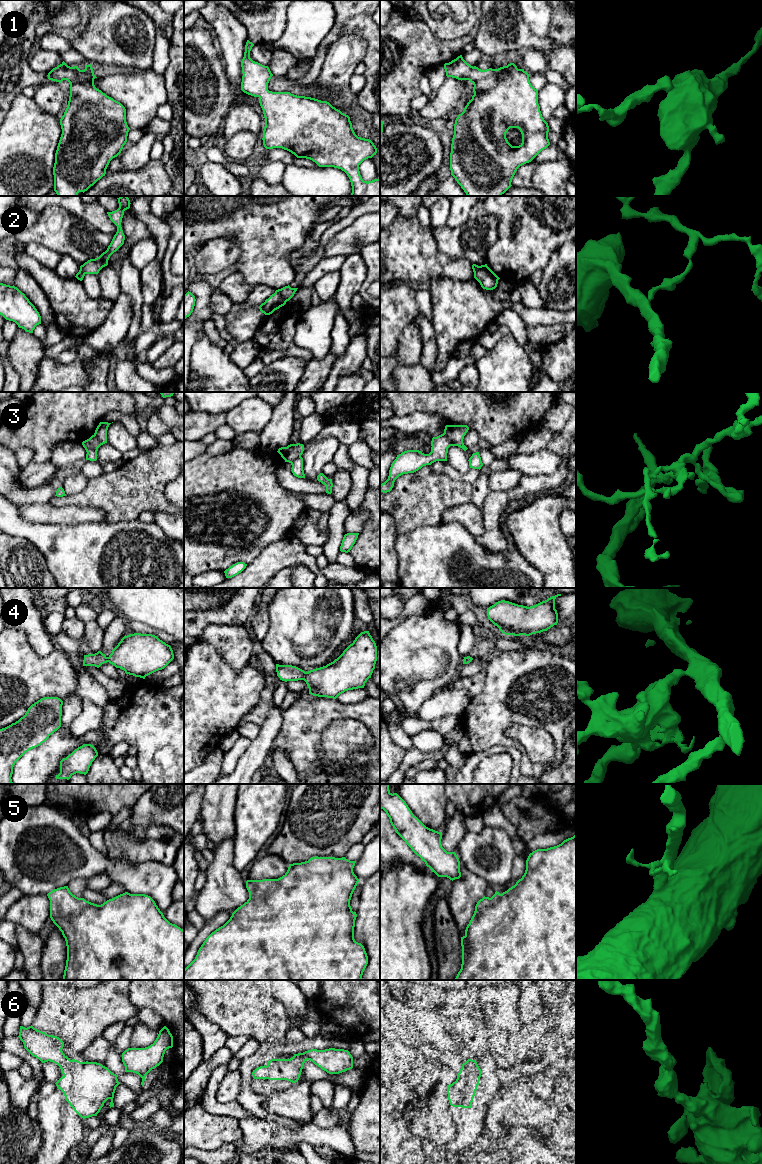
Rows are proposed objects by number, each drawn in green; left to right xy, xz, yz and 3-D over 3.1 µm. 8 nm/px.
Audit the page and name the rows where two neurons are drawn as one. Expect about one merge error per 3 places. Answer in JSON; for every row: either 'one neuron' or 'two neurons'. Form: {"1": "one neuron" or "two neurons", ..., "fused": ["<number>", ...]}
{"1": "one neuron", "2": "two neurons", "3": "two neurons", "4": "one neuron", "5": "one neuron", "6": "one neuron", "fused": ["2", "3"]}

